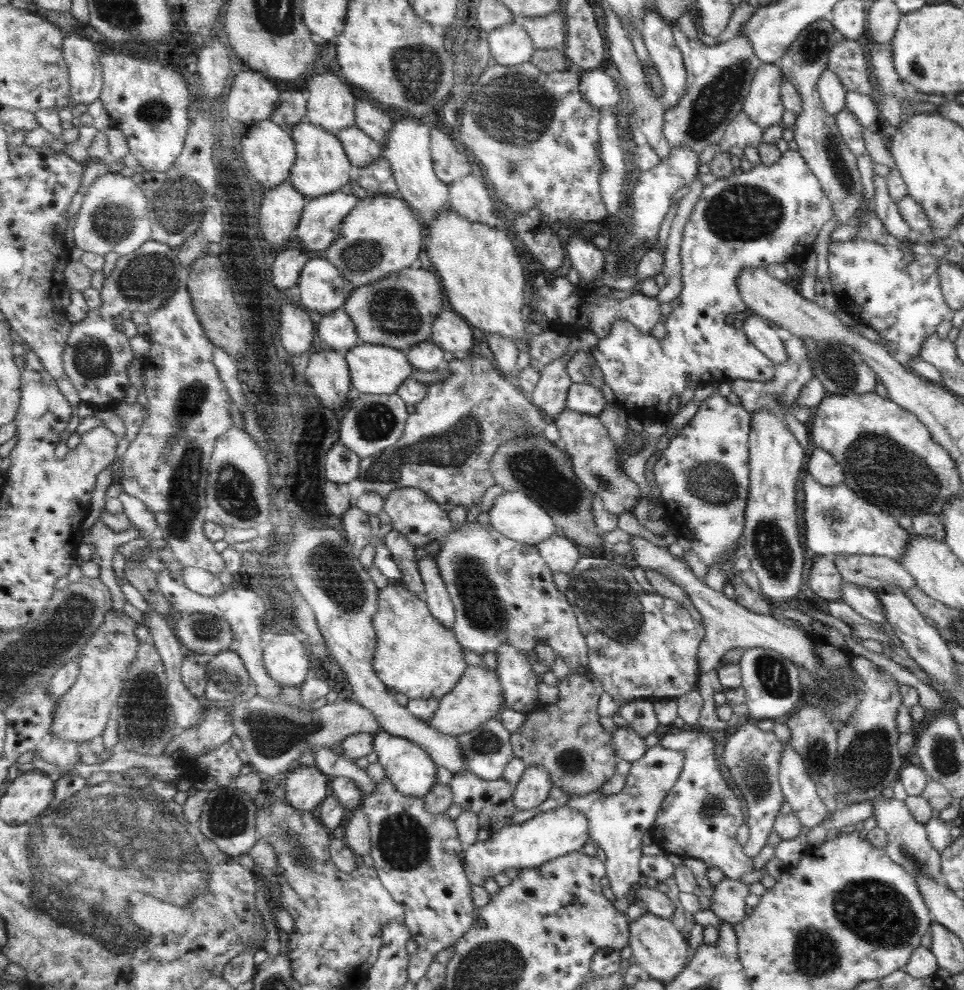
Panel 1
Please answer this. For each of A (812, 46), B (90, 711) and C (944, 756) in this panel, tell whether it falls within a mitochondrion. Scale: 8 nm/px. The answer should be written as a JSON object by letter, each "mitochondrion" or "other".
{"A":"mitochondrion","B":"mitochondrion","C":"mitochondrion"}

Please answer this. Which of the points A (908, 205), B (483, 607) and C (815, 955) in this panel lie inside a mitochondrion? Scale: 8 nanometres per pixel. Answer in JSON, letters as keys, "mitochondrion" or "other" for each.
{"A":"other","B":"mitochondrion","C":"mitochondrion"}

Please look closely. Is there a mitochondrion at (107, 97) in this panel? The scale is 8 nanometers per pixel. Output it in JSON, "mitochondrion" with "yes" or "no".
{"mitochondrion":"no"}

